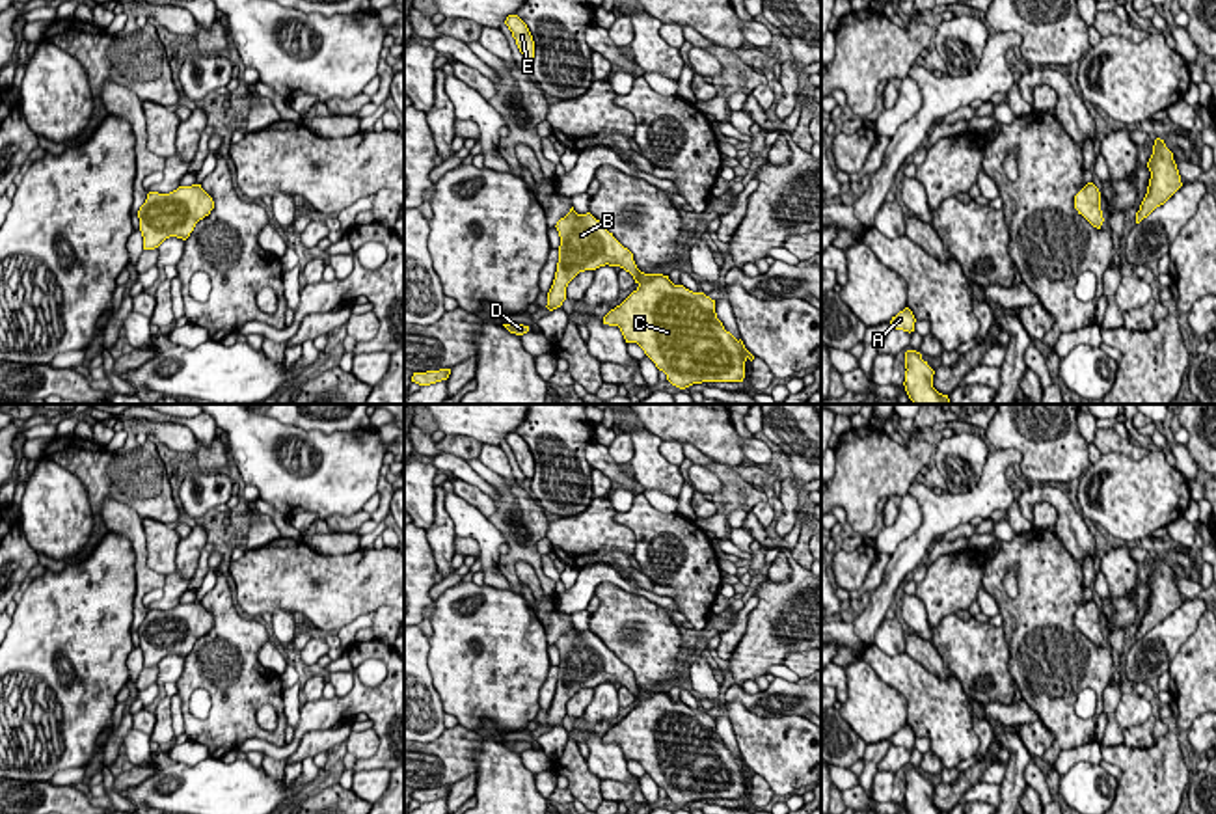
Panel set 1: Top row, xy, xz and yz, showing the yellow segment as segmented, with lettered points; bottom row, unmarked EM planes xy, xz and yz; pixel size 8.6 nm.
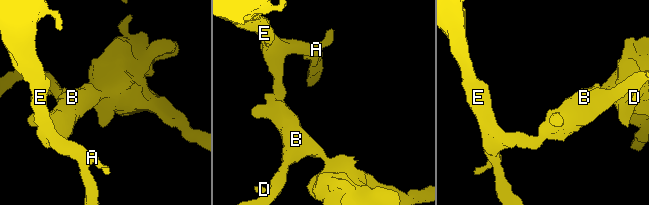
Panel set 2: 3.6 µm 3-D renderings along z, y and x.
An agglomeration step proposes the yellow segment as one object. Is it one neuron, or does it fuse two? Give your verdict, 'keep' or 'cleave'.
keep

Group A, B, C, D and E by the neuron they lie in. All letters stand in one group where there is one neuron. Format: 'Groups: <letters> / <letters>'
Groups: A B C D E

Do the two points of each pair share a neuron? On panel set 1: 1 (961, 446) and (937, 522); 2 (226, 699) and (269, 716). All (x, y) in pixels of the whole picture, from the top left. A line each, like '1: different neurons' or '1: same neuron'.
1: different neurons
2: different neurons

